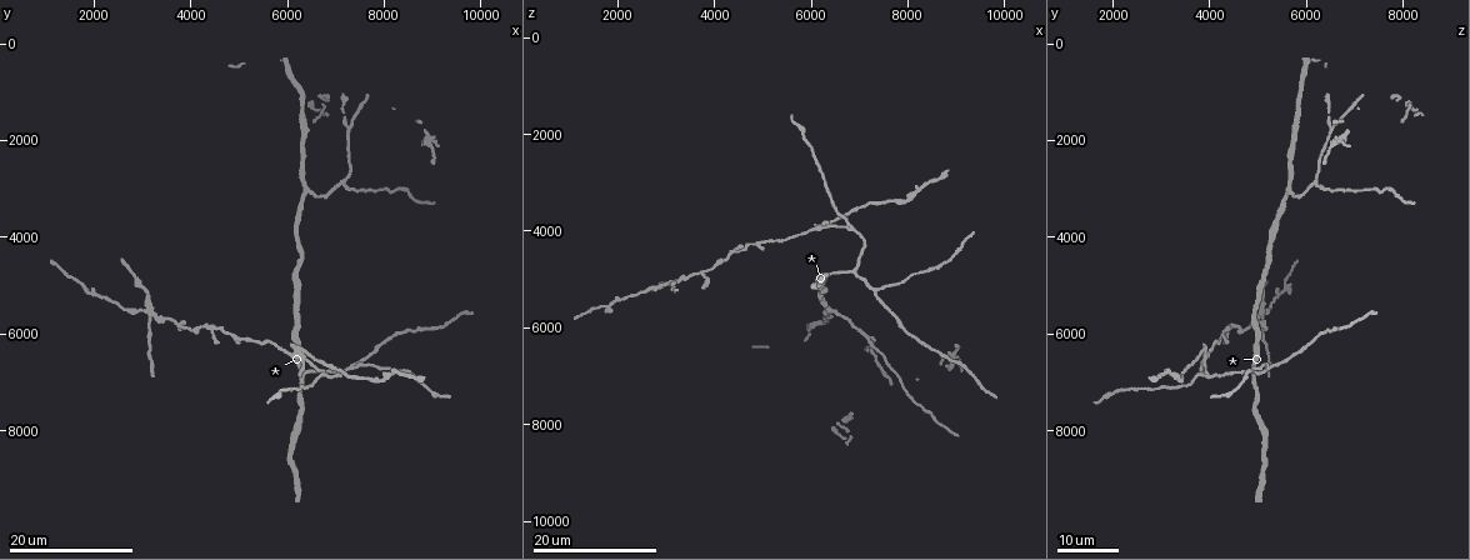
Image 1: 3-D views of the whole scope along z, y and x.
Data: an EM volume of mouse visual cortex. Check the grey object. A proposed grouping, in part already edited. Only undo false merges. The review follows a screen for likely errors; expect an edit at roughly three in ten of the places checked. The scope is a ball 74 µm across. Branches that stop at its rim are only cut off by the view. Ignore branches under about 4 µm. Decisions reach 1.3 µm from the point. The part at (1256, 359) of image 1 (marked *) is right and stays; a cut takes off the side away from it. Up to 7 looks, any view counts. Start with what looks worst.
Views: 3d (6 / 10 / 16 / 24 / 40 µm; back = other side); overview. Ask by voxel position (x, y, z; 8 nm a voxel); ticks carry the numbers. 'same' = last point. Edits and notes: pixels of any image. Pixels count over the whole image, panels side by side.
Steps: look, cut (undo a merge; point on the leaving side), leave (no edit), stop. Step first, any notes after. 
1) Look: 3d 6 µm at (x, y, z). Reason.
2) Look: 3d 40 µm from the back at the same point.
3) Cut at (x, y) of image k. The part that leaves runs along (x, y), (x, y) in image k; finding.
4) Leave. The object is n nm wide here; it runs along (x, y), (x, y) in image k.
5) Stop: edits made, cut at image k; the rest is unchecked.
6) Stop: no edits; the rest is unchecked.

Look: 3d 16 µm at (6250, 6350, 3950). Four arms meet.

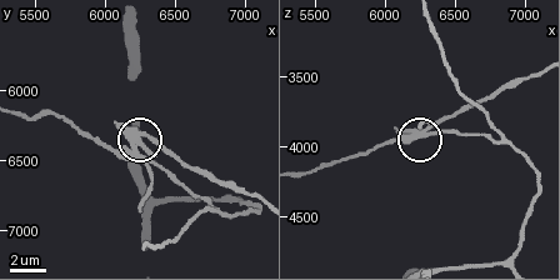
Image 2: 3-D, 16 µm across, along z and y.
Look: 3d 10 µm at (6180, 6400, 3900). Closer look.

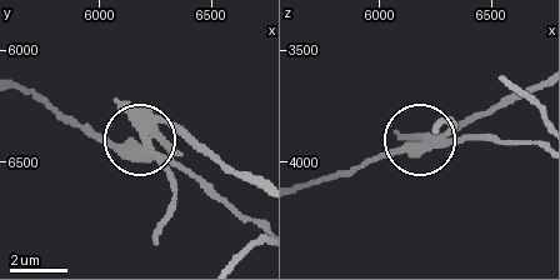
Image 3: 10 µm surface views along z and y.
Cut at (143, 115) of image 3. The part that leaves runs along (159, 150), (161, 131), (174, 129), (253, 176) in image 3; two cells meet here.

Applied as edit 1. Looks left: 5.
Look: 3d 24 µm at (7350, 6700, 5300). A fork.

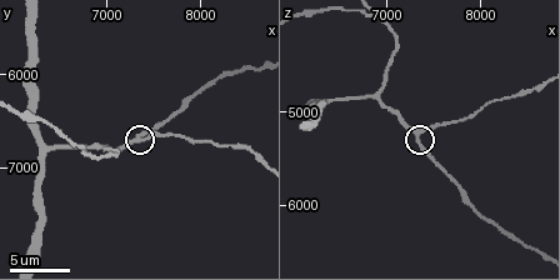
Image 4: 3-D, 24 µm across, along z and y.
Look: 3d 6 µm at (7350, 6700, 5250). Zoom in.

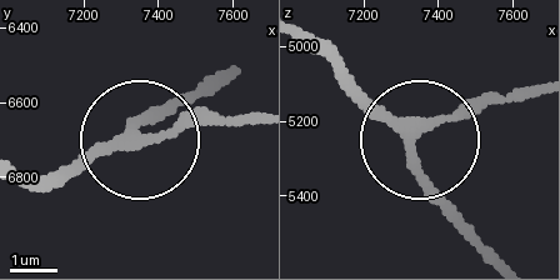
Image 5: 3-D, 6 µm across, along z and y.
Look: 3d 6 µm from the back at (7320, 6680, 5250).

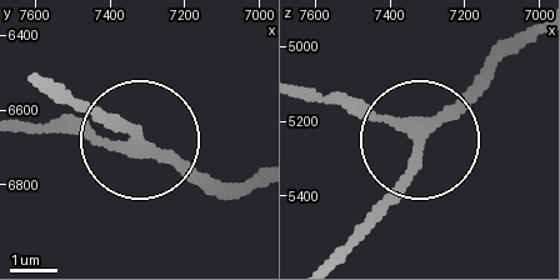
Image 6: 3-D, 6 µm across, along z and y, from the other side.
Leave. The object is 210 nm wide here; it runs along (258, 176), (210, 189), (138, 145), (35, 129) in image 6; continuous, no second cell.

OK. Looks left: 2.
Look: 3d 24 µm at (6750, 6800, 3900). Arms part here.

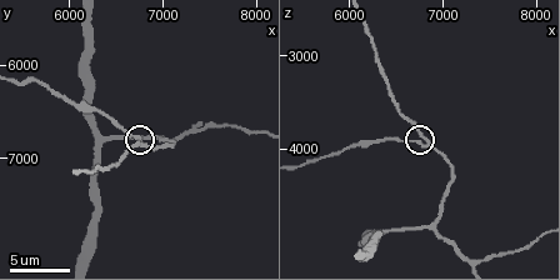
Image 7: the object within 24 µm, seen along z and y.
Look: 3d 6 µm at (6800, 6850, 3900).

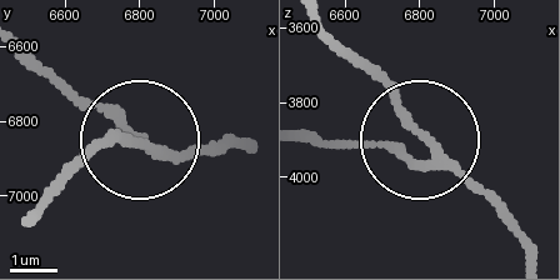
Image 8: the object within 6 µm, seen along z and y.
Leave. The object is 190 nm wide here; it runs along (531, 254), (356, 55) in image 8; all the same cell.

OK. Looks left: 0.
Stop: edits made, cut at image 3; the rest is unchecked.

